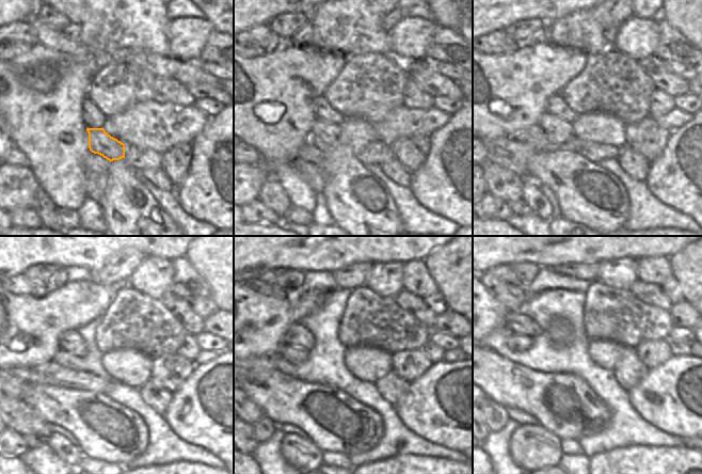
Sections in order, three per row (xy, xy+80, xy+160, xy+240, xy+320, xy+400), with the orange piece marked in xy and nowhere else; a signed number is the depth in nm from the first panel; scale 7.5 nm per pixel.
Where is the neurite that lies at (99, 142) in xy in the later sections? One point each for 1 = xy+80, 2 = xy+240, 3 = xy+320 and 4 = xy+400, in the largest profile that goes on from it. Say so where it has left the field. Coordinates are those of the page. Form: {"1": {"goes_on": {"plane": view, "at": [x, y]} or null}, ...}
{"1": {"goes_on": {"plane": "xy+80", "at": [325, 133]}}, "2": {"goes_on": {"plane": "xy+240", "at": [62, 358]}}, "3": {"goes_on": {"plane": "xy+320", "at": [296, 356]}}, "4": {"goes_on": {"plane": "xy+400", "at": [517, 343]}}}

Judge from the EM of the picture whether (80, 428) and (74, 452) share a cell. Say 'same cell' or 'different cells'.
different cells

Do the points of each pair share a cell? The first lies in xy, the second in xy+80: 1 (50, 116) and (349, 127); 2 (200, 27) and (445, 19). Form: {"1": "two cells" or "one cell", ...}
{"1": "two cells", "2": "two cells"}

